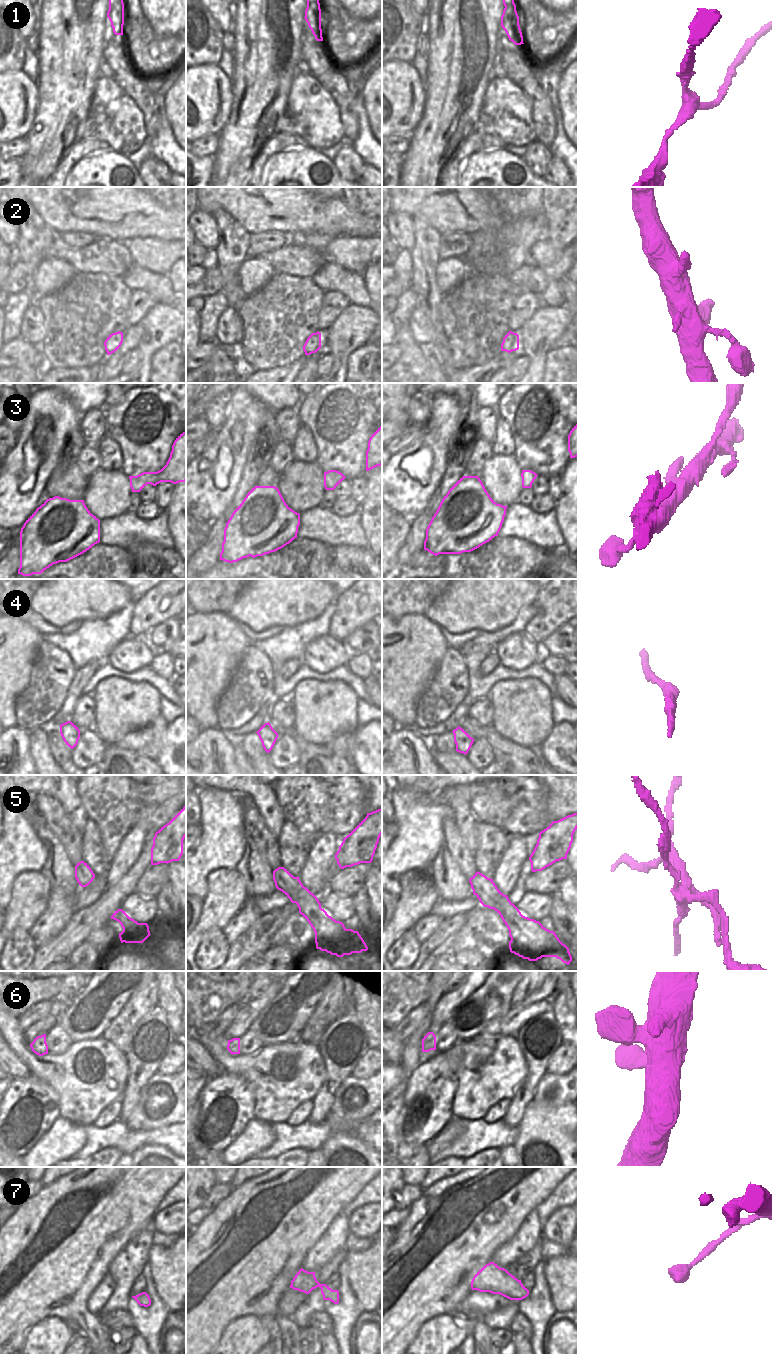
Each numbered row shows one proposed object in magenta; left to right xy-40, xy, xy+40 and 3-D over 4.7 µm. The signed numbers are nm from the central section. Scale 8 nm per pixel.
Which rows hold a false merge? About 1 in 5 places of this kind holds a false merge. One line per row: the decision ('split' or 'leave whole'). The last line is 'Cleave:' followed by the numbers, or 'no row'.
1: split
2: leave whole
3: leave whole
4: leave whole
5: split
6: leave whole
7: leave whole
Cleave: 1, 5

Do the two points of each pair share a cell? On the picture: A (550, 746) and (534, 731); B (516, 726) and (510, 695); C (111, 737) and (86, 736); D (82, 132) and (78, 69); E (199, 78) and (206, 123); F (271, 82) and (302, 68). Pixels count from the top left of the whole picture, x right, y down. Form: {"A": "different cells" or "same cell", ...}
{"A": "different cells", "B": "same cell", "C": "different cells", "D": "different cells", "E": "same cell", "F": "different cells"}

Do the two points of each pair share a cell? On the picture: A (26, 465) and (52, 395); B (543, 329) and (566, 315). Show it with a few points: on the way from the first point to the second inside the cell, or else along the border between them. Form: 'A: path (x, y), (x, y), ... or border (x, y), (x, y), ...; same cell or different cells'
A: path (28, 448), (29, 432), (33, 419), (39, 412); same cell
B: path (549, 323), (560, 318); same cell

